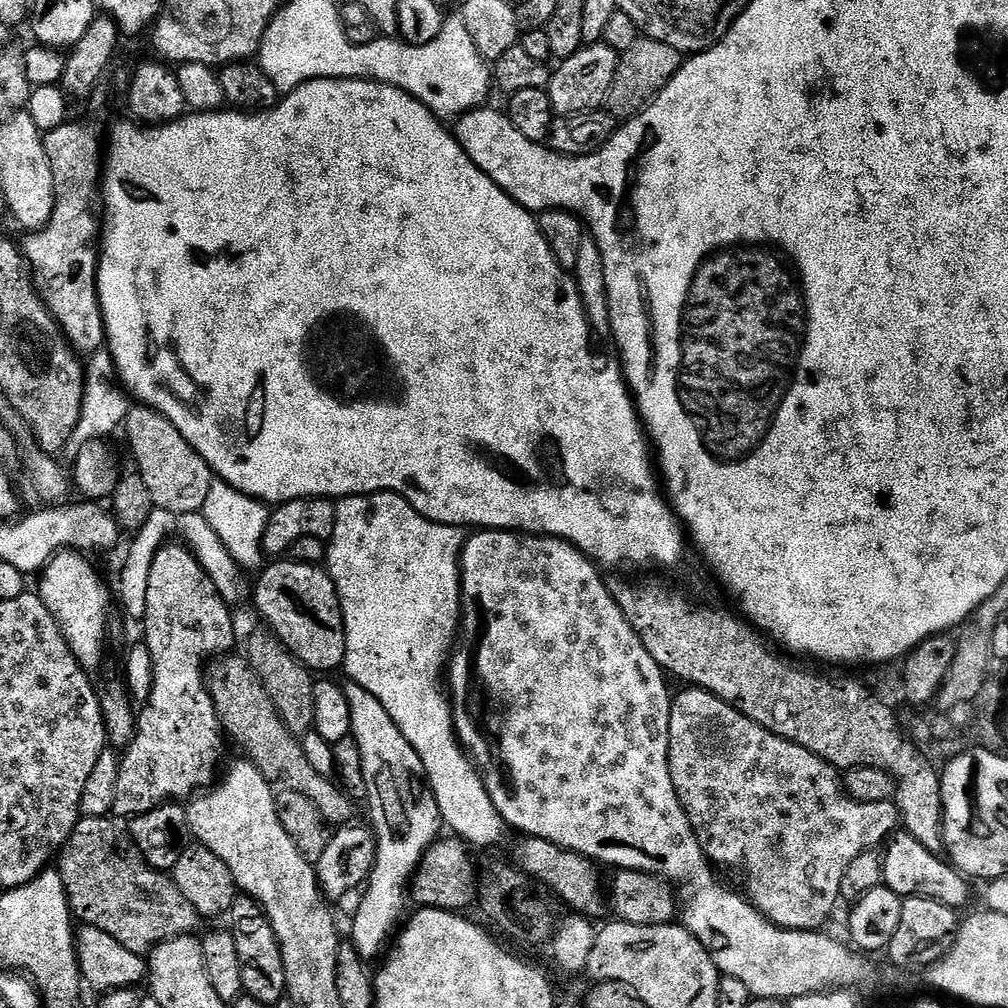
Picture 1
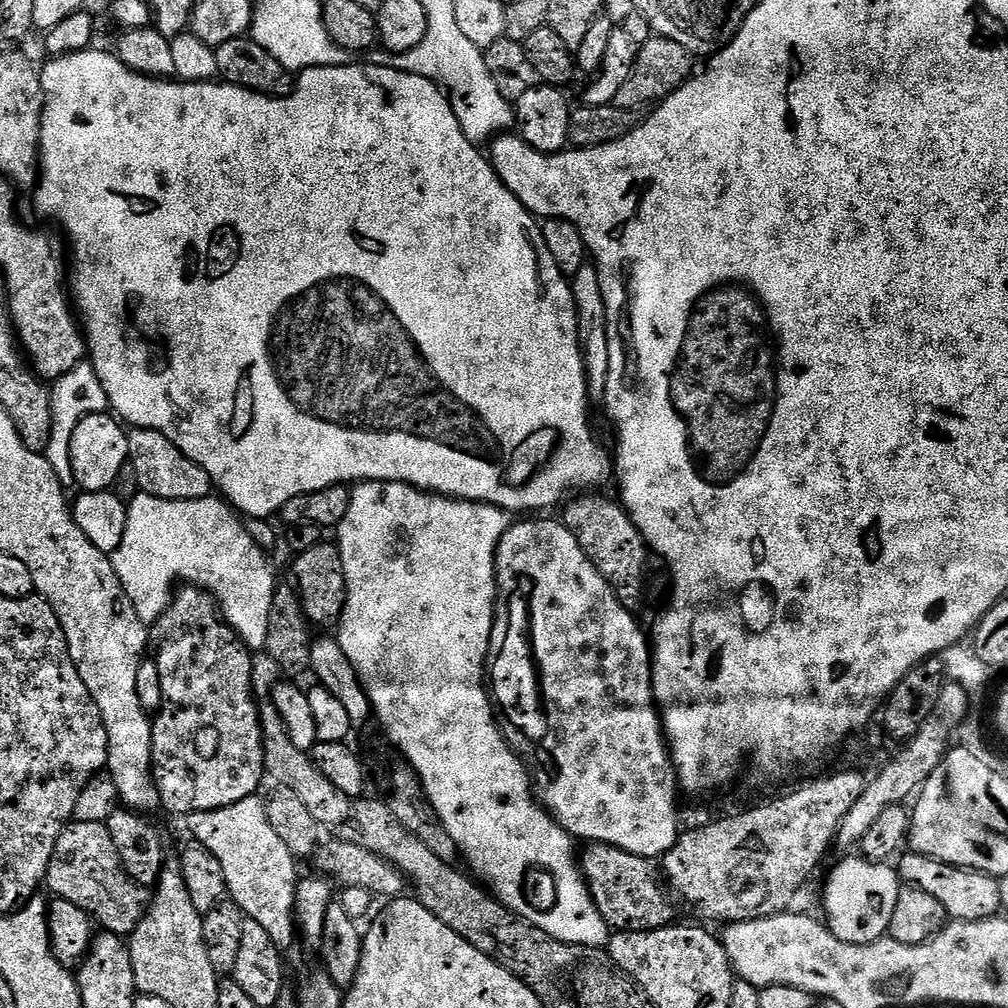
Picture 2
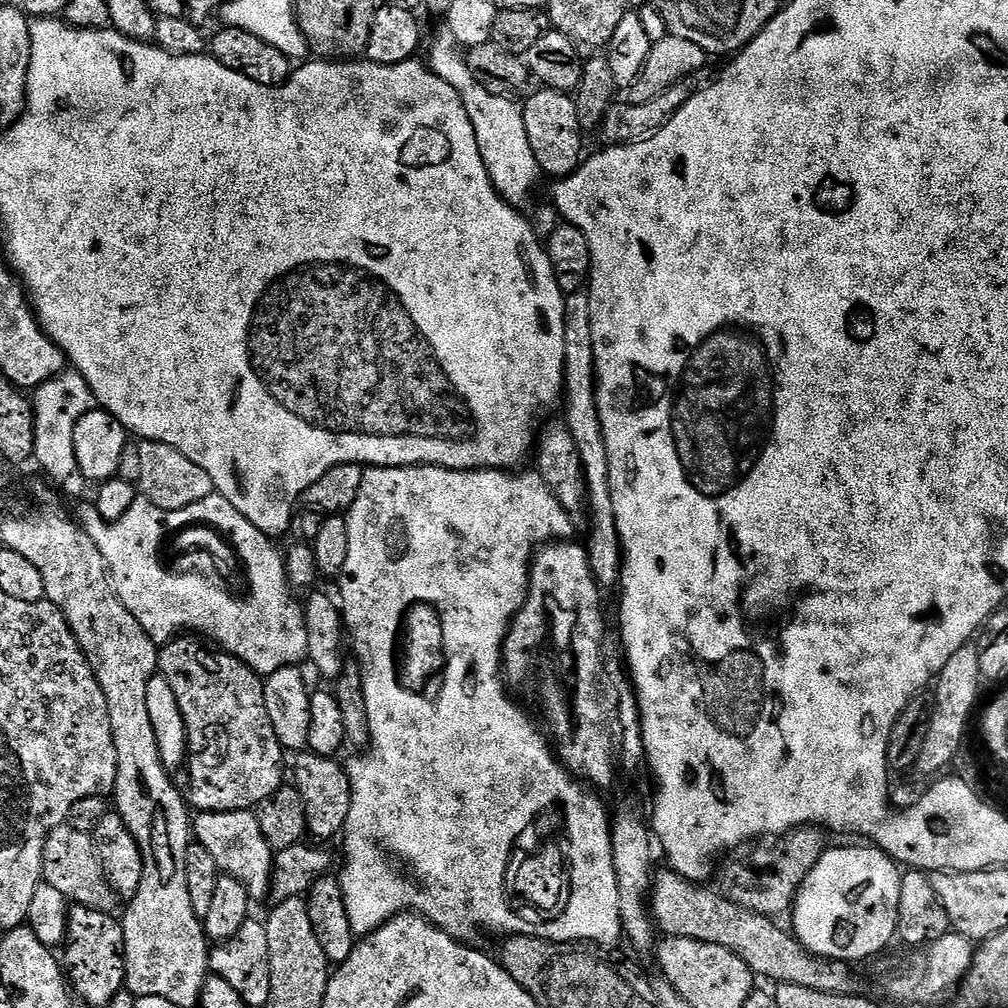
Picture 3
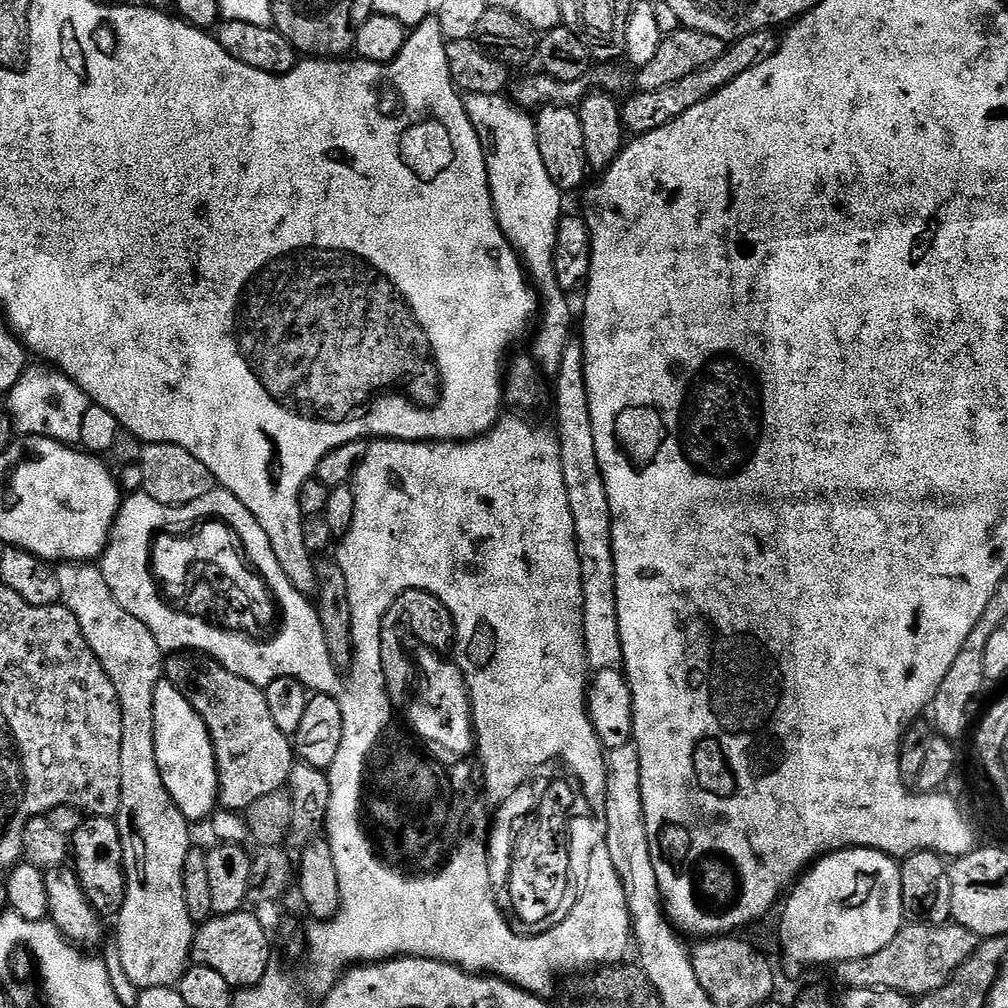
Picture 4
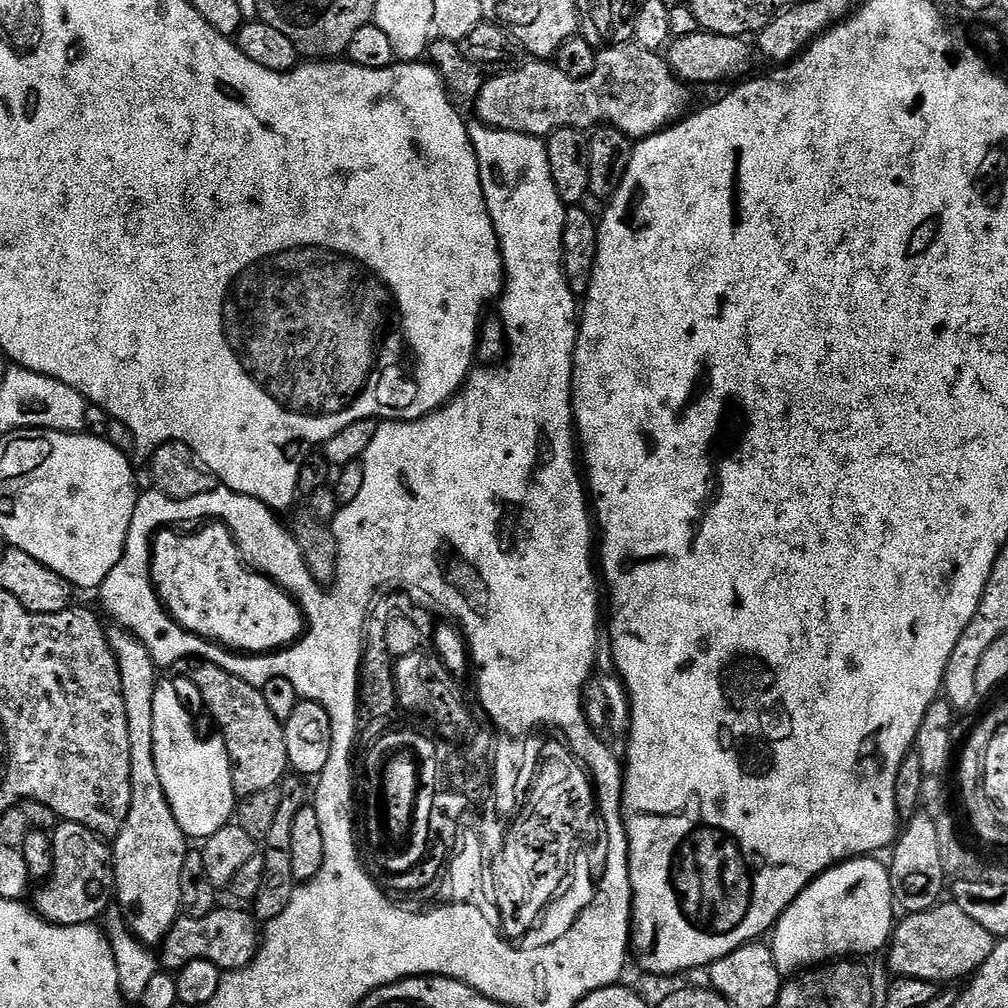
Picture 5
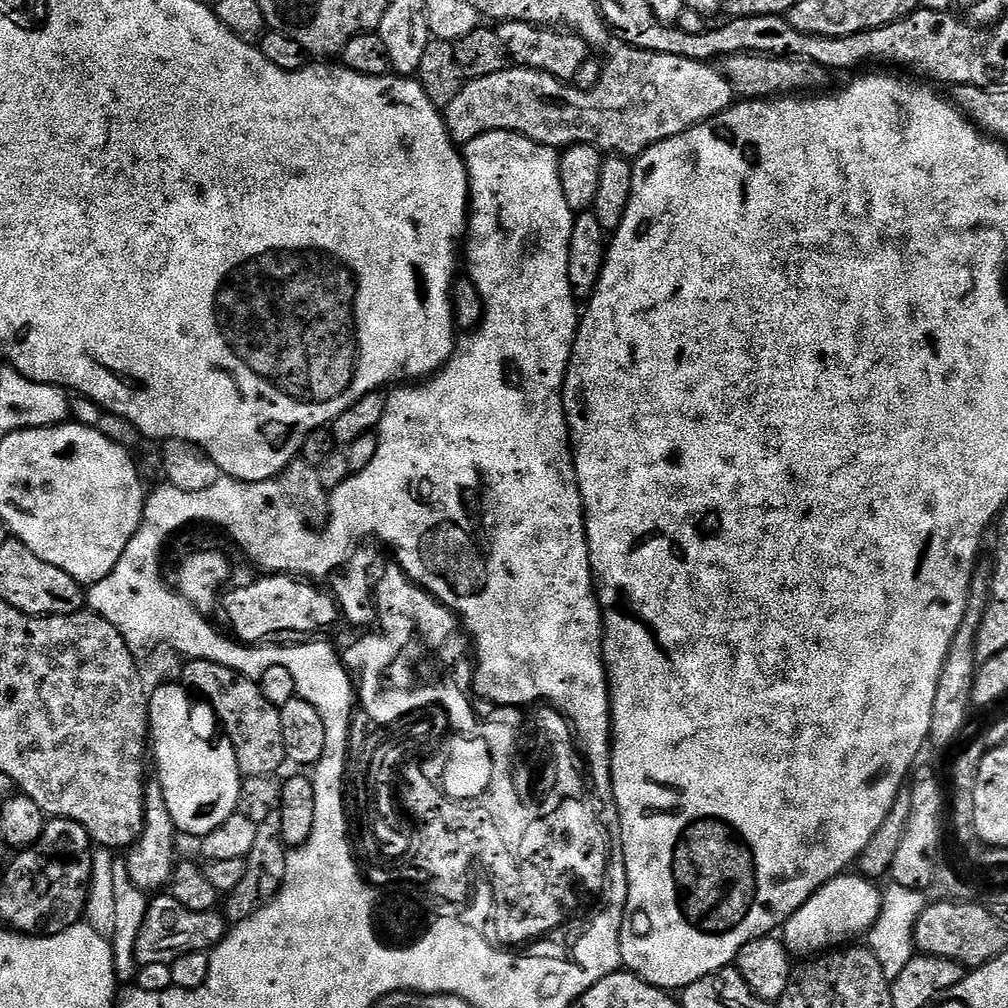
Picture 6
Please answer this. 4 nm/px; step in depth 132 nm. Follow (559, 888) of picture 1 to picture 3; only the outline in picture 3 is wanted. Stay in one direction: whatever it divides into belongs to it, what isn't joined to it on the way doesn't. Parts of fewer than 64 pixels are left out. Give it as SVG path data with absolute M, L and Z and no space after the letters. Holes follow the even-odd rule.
M671 870L657 871L651 882L650 915L665 937L694 938L698 942L710 942L723 946L730 954L738 954L757 977L765 976L776 984L806 986L808 990L823 990L828 994L857 995L861 991L860 980L847 972L847 967L829 962L801 946L787 927L779 928L771 916L763 916L754 910L738 906L727 896L716 892L712 886L682 878Z

